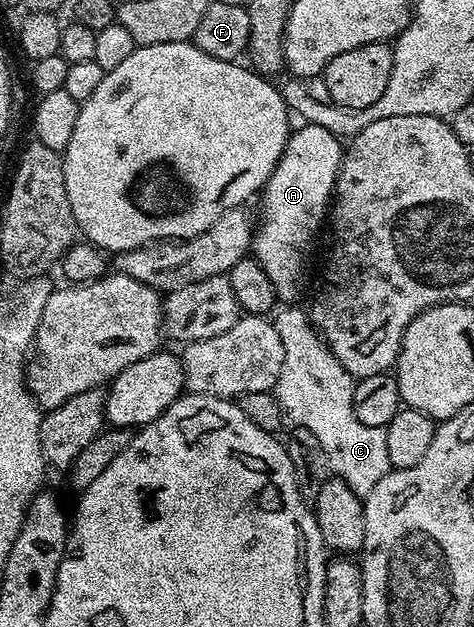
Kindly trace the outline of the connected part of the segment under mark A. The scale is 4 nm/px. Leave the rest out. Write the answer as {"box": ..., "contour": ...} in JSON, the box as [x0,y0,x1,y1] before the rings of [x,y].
{"box":[250,123,342,303],"contour":[[[307,123],[299,126],[301,129],[291,134],[286,143],[286,147],[282,151],[279,163],[274,167],[274,171],[270,175],[270,179],[265,183],[262,192],[259,194],[258,202],[260,201],[260,209],[264,212],[264,222],[257,224],[254,229],[254,236],[252,239],[252,247],[250,250],[251,256],[255,257],[260,262],[260,266],[266,271],[266,275],[270,275],[270,283],[274,283],[274,291],[277,298],[284,303],[296,303],[300,297],[300,280],[304,277],[304,264],[308,261],[308,248],[312,245],[312,240],[316,237],[316,232],[320,229],[320,224],[325,224],[326,218],[330,213],[330,206],[334,200],[336,191],[336,180],[340,174],[340,163],[342,160],[342,141],[341,138],[336,137],[330,131],[326,131],[326,127],[318,127],[317,125],[310,125]]]}

